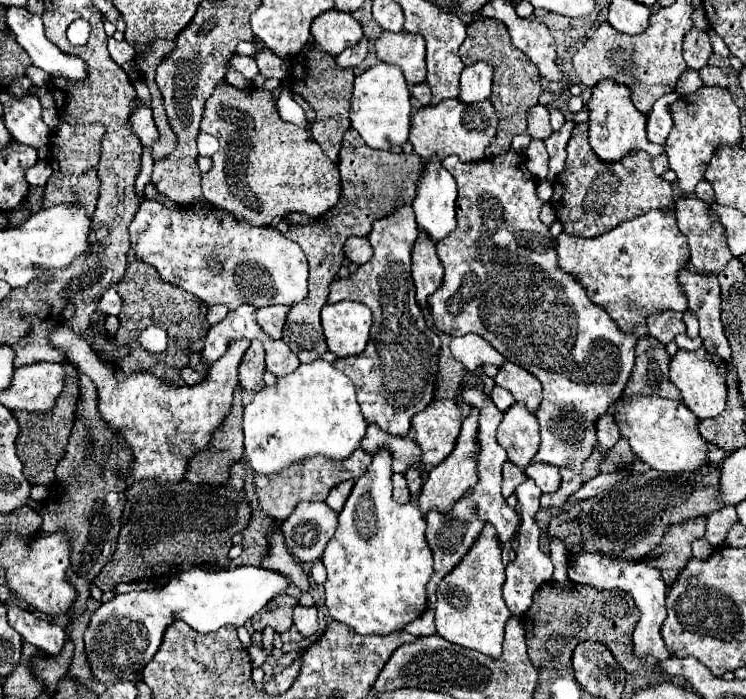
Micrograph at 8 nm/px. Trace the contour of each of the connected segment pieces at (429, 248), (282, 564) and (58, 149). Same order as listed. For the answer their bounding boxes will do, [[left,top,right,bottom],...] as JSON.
[[413,232,443,308],[261,530,309,592],[43,120,105,218]]

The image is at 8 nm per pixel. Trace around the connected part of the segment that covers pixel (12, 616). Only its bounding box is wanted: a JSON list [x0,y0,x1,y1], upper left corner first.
[7,604,65,654]

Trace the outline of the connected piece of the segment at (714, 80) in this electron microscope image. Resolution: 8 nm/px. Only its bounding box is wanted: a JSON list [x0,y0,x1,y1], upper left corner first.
[699,66,729,88]

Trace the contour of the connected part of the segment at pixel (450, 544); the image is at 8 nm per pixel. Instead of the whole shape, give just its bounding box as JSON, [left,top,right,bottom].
[427,388,521,608]

